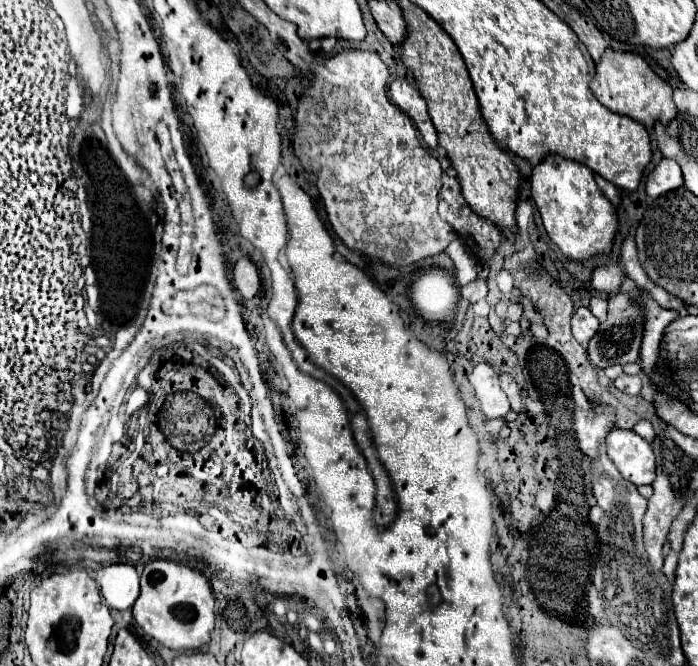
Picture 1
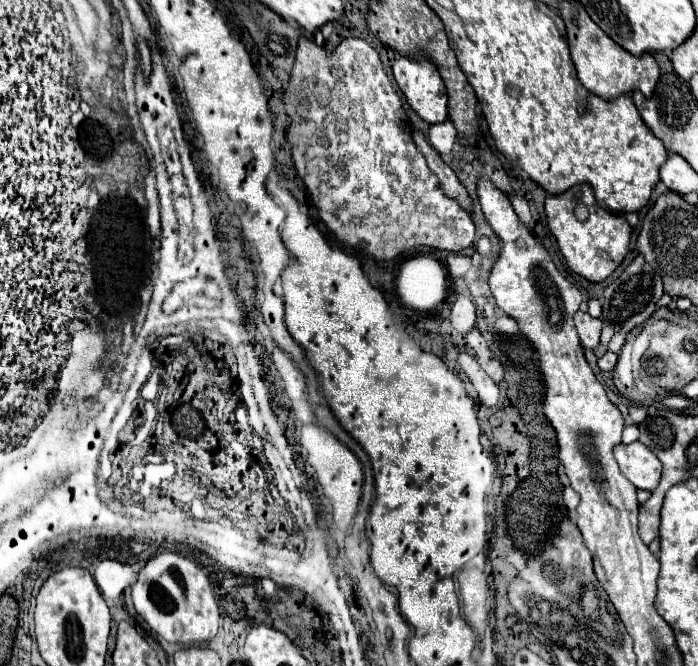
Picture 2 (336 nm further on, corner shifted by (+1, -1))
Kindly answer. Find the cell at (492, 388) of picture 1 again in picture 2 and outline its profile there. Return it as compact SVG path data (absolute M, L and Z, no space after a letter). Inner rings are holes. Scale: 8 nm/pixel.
M462 352L458 356L458 364L464 370L464 374L470 378L470 382L474 384L474 388L476 388L482 404L488 406L488 408L494 408L498 404L498 398L500 398L498 384L480 368L480 364L476 362L476 358L472 354Z

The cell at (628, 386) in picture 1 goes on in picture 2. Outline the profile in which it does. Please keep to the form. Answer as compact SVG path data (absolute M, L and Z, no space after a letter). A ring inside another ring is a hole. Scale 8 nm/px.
M606 352L600 360L598 360L598 368L602 372L612 372L616 368L616 362L618 362L618 356L612 354L612 352Z

